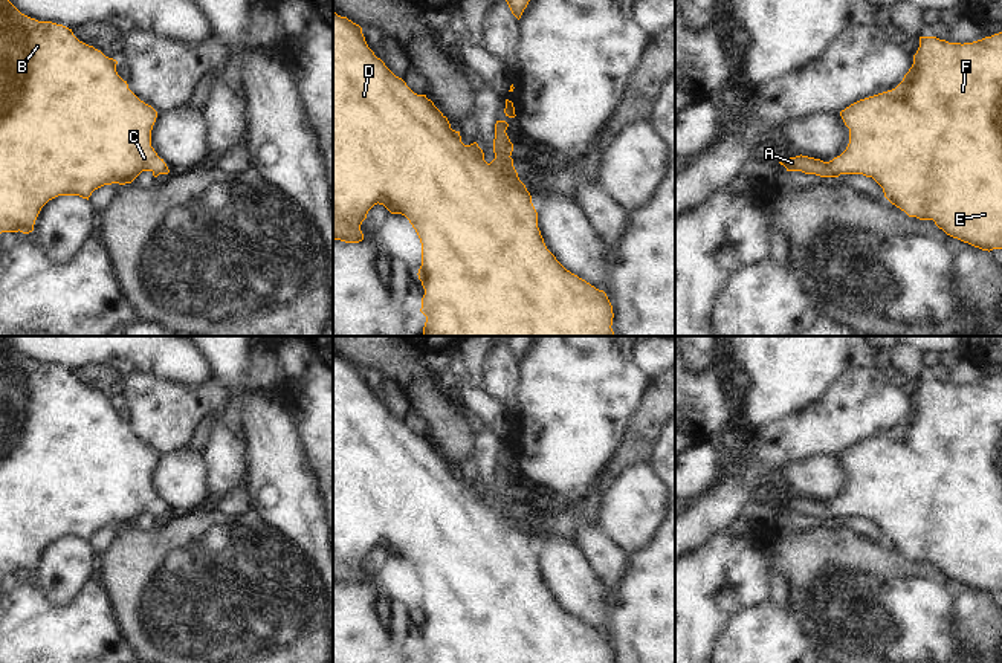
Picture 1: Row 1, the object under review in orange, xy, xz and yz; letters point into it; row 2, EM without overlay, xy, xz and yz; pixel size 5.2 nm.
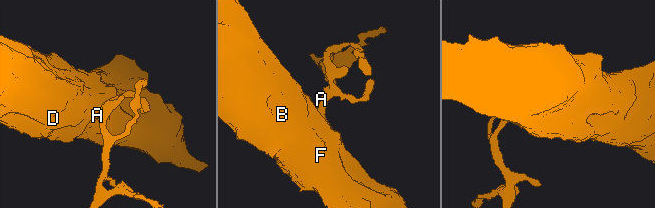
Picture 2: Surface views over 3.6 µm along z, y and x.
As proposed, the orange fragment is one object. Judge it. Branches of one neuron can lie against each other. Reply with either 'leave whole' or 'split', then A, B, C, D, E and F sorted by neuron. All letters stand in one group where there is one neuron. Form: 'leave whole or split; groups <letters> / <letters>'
leave whole; groups A B C D E F

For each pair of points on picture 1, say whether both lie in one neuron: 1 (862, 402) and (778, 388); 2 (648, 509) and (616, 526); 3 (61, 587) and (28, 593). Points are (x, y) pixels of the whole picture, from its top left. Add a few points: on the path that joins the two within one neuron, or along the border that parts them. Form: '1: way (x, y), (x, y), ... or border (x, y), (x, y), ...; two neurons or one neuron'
1: border (848, 371), (817, 401), (791, 414); two neurons
2: way (640, 509), (633, 509), (623, 518); one neuron
3: border (37, 582), (57, 604), (77, 590); two neurons

